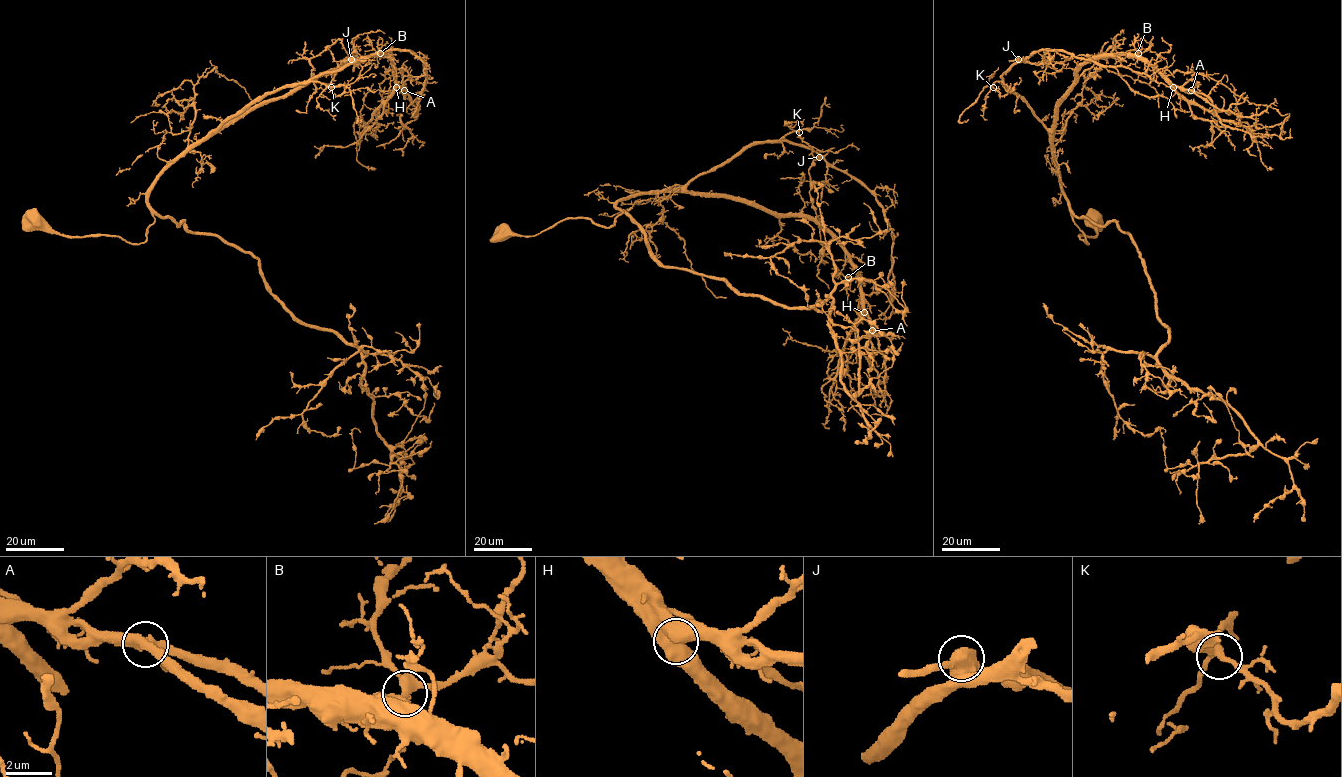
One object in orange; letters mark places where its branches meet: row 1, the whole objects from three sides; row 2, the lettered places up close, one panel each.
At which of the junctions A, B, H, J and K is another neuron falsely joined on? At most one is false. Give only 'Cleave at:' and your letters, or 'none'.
Cleave at: J

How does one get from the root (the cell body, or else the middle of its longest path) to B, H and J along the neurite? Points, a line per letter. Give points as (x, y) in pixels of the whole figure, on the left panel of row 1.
B: (33, 218), (60, 234), (143, 243), (154, 220), (151, 184), (179, 157), (238, 116), (380, 53)
H: (33, 218), (60, 234), (143, 243), (154, 220), (151, 184), (238, 116), (369, 57), (390, 60), (396, 87)
J: (33, 218), (60, 234), (143, 243), (154, 220), (151, 184), (179, 157), (267, 95), (341, 70), (351, 59)

